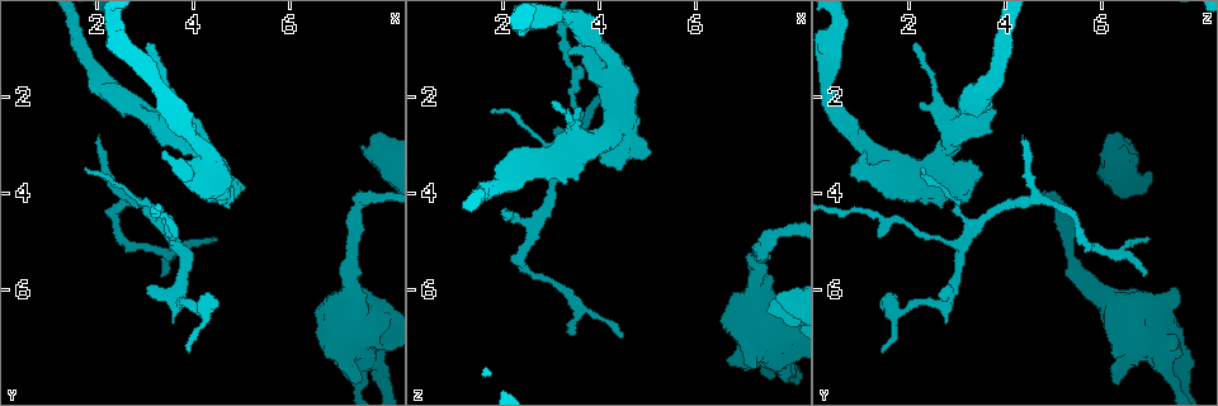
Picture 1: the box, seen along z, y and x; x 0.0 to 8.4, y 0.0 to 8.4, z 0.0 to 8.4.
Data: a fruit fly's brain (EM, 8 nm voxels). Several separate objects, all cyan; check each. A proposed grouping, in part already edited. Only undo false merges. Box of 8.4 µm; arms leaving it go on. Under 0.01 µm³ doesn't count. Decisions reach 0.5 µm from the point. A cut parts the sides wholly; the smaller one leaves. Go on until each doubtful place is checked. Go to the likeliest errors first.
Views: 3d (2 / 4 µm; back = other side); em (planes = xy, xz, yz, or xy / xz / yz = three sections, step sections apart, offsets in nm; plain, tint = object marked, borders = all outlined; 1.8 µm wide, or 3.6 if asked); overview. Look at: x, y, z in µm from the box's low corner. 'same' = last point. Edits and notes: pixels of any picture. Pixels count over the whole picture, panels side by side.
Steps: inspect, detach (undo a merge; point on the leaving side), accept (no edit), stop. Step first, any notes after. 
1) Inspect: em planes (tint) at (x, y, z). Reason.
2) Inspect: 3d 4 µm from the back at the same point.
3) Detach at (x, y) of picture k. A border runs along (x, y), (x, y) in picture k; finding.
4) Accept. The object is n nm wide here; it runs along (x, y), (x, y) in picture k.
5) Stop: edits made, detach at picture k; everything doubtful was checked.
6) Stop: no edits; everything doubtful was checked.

Inspect: 3d 2 µm at (3.60, 5.10, 3.05). Sharp bend.

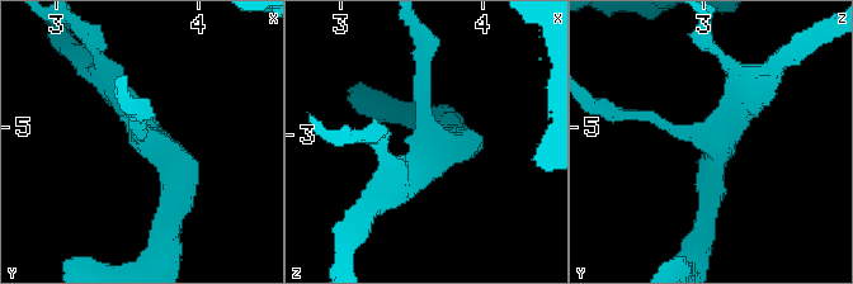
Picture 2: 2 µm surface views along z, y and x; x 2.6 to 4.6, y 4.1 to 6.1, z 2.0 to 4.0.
Inspect: em 3.6 µm xy step 4 (tint) at (3.64, 5.08, 3.12). 4 arms meet here; shape alone is not enough.

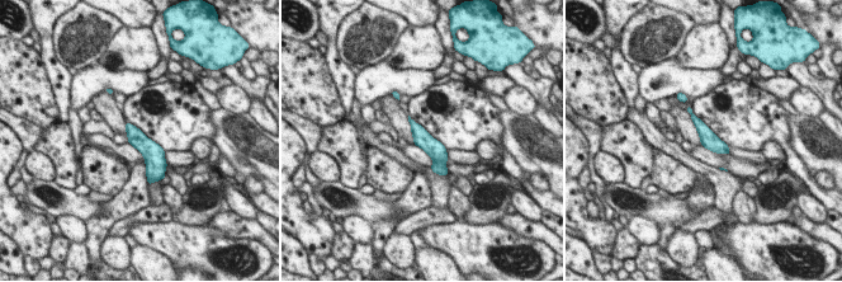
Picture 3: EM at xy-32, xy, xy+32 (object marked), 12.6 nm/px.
Inspect: em 3.6 µm planes (borders) at the same point. Another direction.

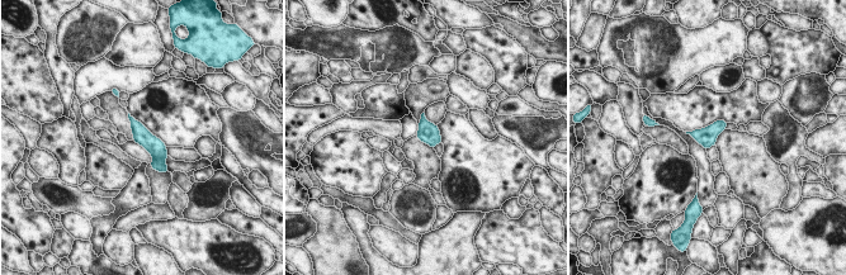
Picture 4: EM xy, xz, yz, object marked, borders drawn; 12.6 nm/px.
Accept. It runs along (133, 123), (157, 150), (161, 167) in picture 4; continuous, no second neuron.

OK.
Inspect: em 3.6 µm xy step 8 (tint) at (7.65, 6.80, 7.20). Closes a loop.

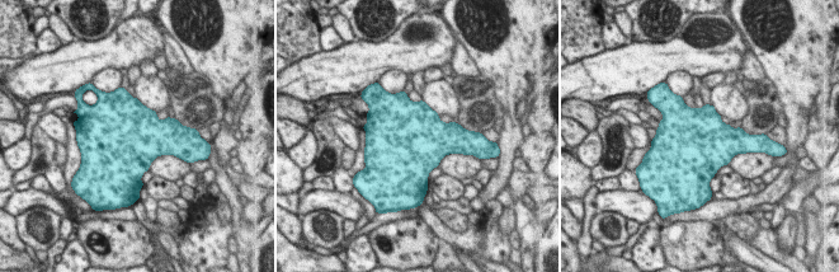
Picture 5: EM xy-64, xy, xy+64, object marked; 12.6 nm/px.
Inspect: em 3.6 µm planes (borders) at the same point. Another direction.

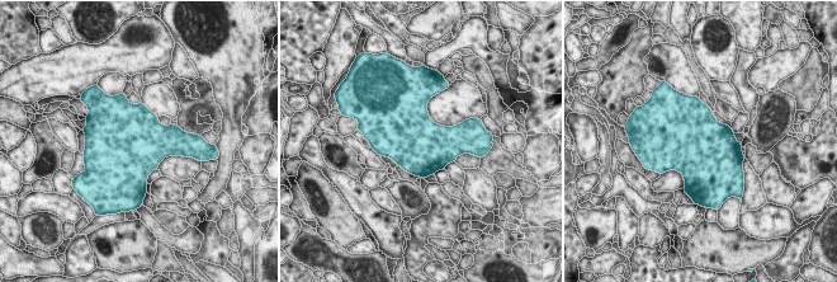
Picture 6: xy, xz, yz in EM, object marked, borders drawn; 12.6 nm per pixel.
Accept. Continuous, no second neuron.

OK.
Inspect: em xy step 8 (plain) at (2.80, 4.15, 4.60). Abrupt turn.

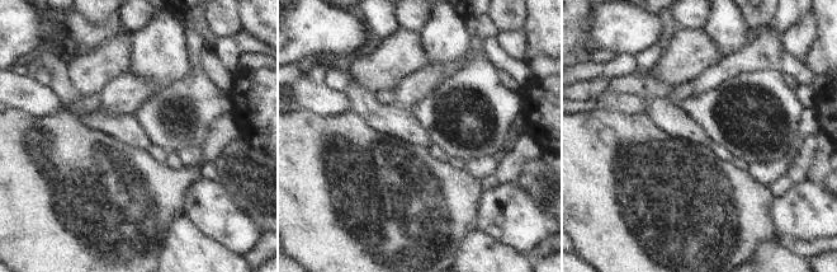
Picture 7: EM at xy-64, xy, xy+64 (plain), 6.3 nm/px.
Inspect: em xy step 8 (tint) at the same point. Where the object lies.

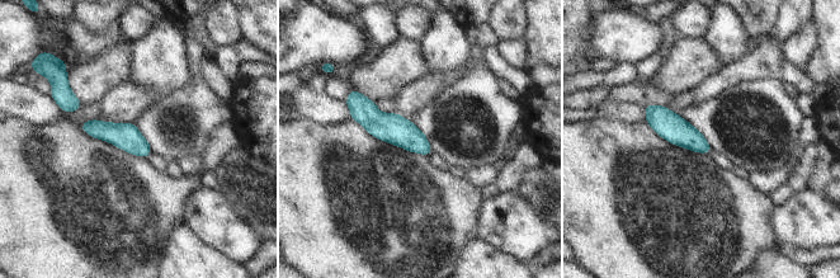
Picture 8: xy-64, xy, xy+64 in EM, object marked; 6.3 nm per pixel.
Accept. The object is 160 nm wide here; it runs along (355, 102), (378, 125), (428, 150) in picture 8; one neuron here.

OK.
Inspect: 3d 4 µm at (3.10, 2.50, 3.20). Four-way junction.

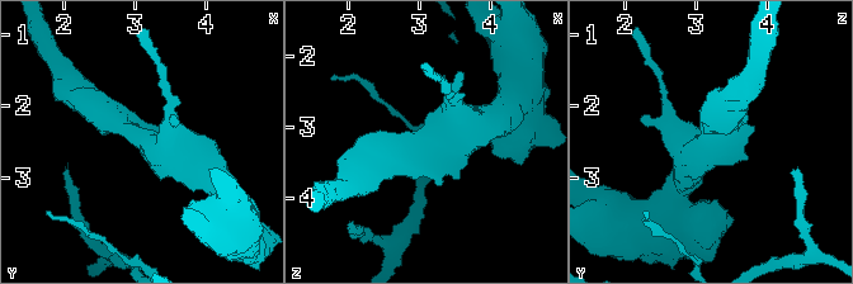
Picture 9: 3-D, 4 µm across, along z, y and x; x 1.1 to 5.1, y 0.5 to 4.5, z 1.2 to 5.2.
Inspect: em 3.6 µm yz step 4 (tint) at (3.15, 2.50, 3.20).

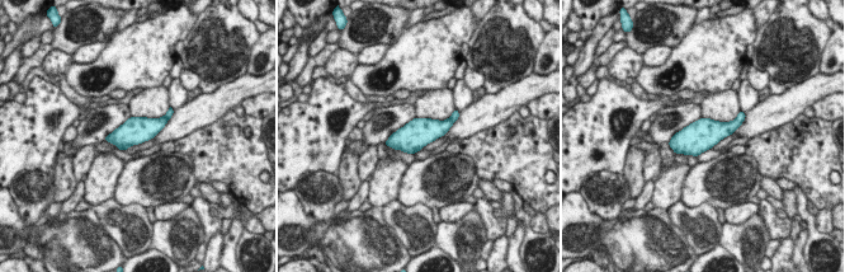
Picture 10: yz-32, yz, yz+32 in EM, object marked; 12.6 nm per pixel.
Accept. All the same neuron.

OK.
Inspect: em planes (tint) at (3.60, 5.25, 6.35).

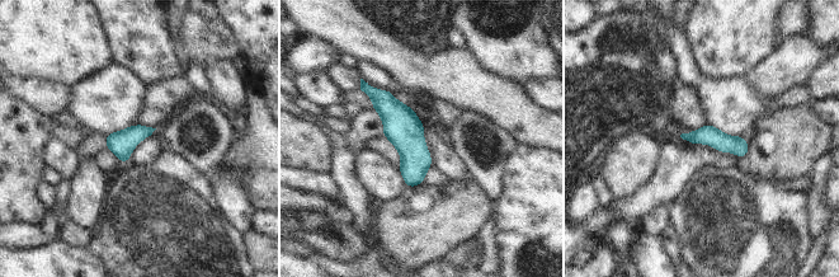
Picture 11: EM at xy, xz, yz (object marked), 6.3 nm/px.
Accept. It runs along (367, 89), (405, 130), (416, 182) in picture 11; continuous, no second neuron.

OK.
Inspect: 3d 4 µm at (3.60, 6.25, 2.80). Abrupt turn.

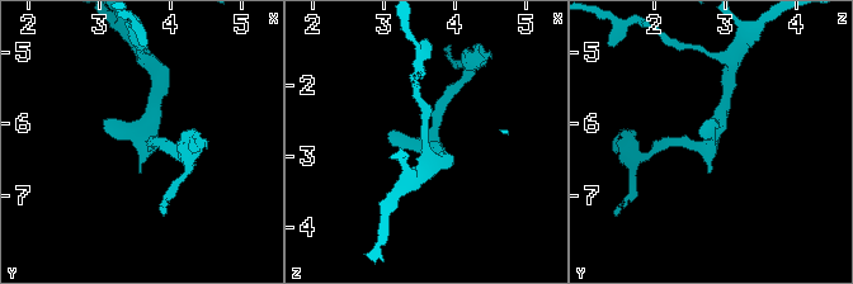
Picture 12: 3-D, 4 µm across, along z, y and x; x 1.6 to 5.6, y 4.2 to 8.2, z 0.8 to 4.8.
Inspect: em planes (tint) at (3.65, 6.25, 2.80). Now the EM.

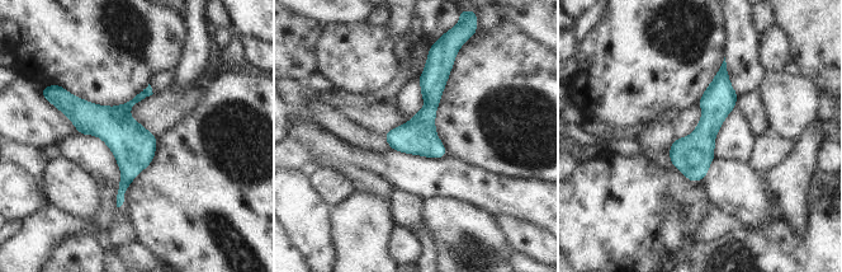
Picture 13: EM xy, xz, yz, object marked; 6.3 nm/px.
Accept. The object is 220 nm wide here; it runs along (723, 69), (694, 178) in picture 13; all the same neuron.

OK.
Stop: no edits; everything doubtful was checked.

